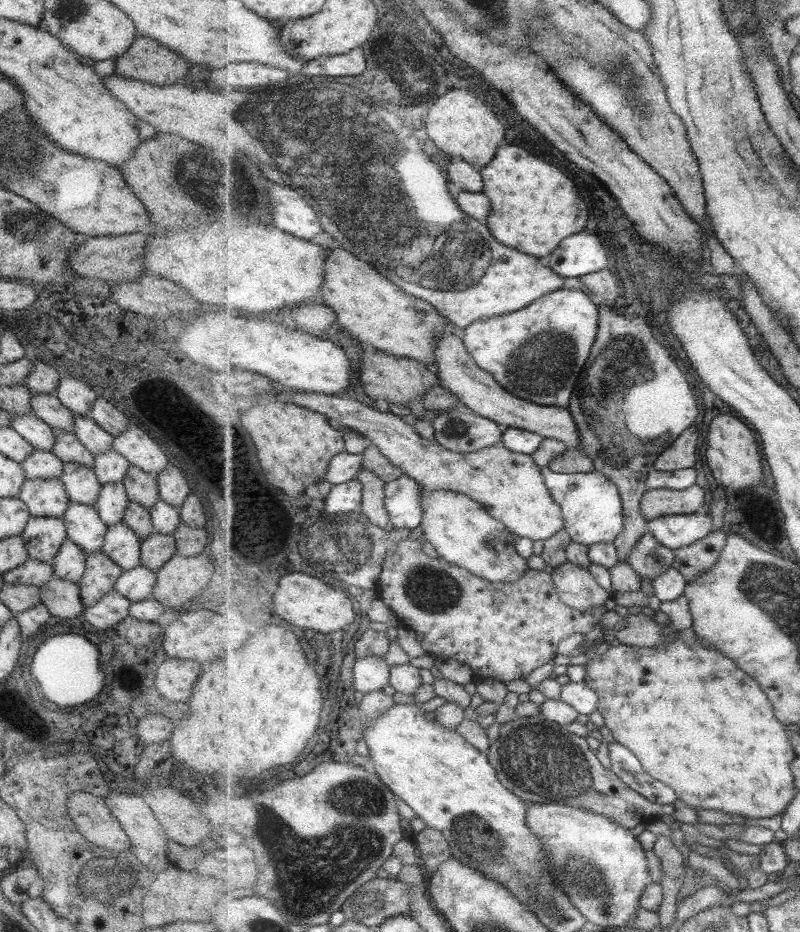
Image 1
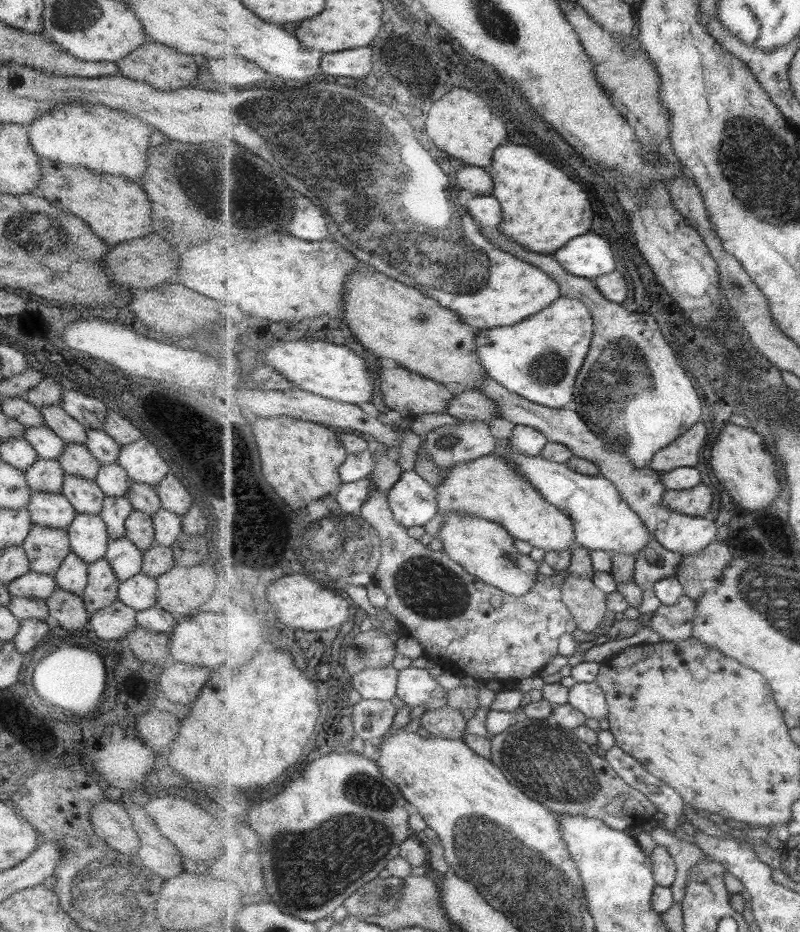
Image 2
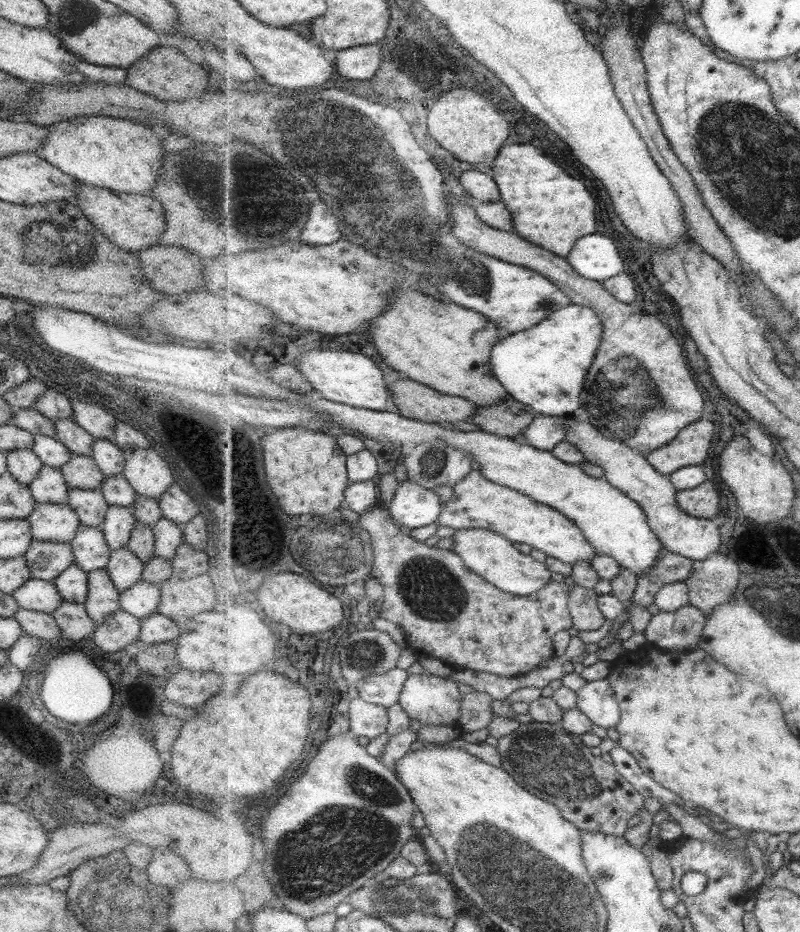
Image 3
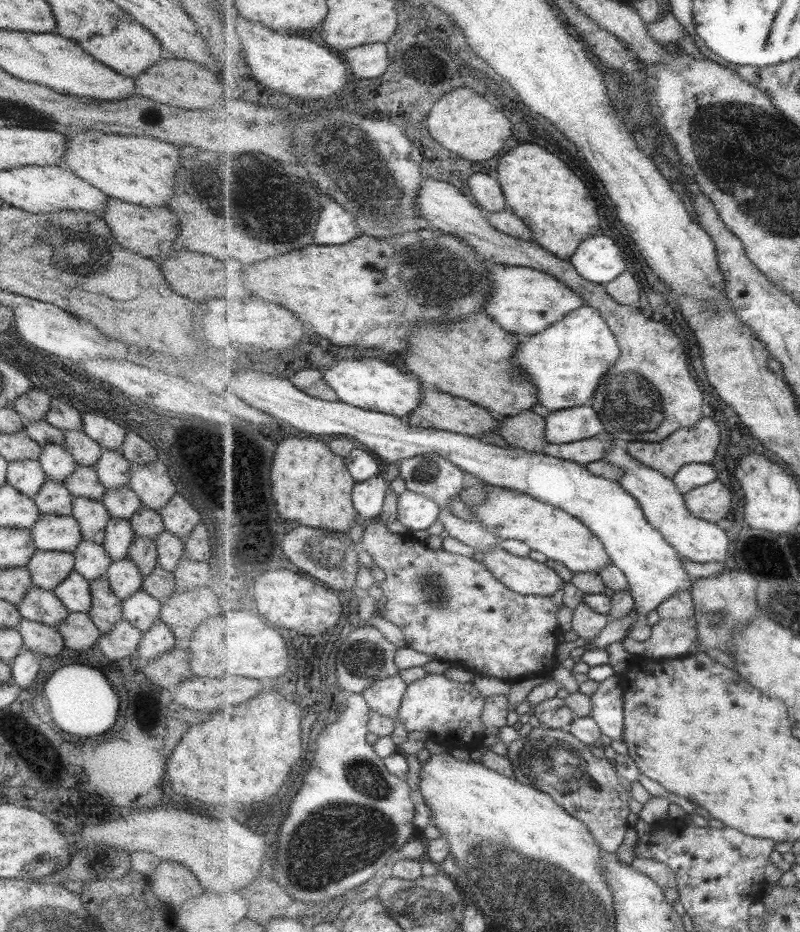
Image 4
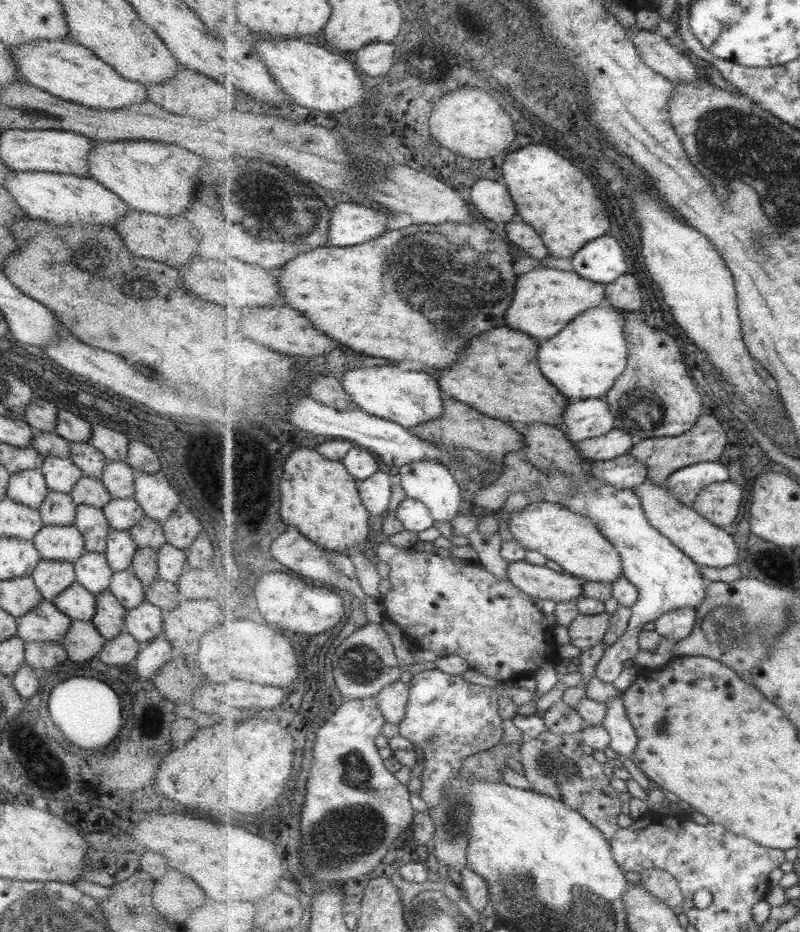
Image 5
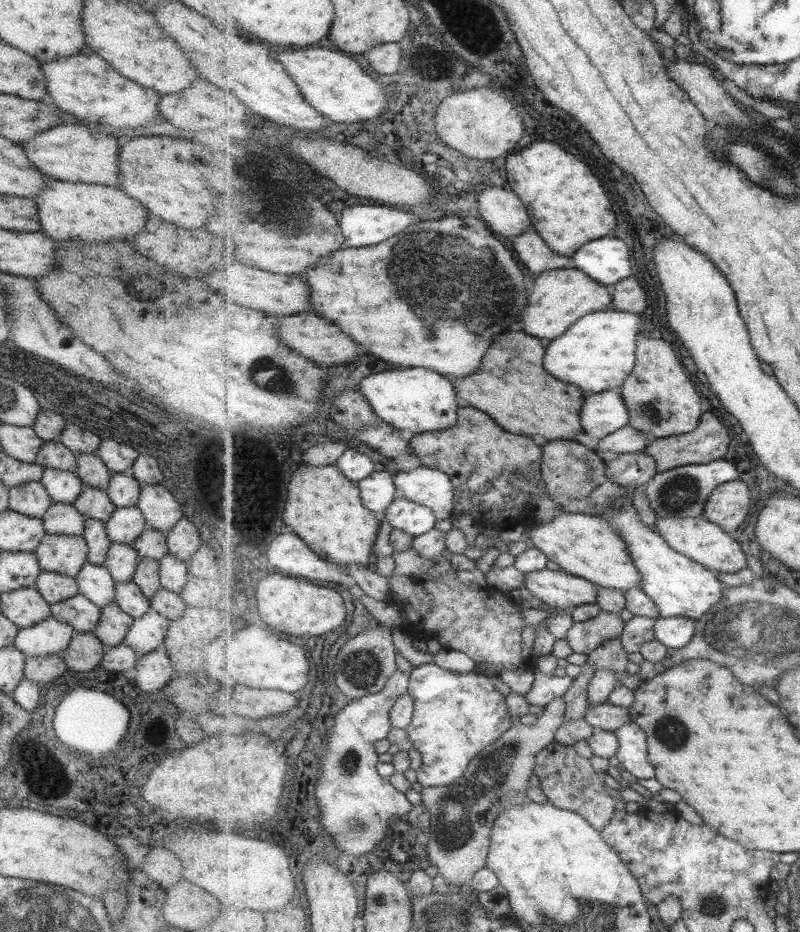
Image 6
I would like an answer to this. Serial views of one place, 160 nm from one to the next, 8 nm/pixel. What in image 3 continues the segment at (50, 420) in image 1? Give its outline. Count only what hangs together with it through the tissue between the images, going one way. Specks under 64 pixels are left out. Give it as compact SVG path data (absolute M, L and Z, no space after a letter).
M58 418L53 420L53 422L56 432L54 437L70 453L91 456L94 438L90 434L87 434L69 418Z

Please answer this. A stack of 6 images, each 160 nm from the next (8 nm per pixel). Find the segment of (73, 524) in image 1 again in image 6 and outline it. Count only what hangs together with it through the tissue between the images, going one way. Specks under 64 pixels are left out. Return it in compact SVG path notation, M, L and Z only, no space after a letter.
M86 562L74 577L79 594L85 596L100 610L114 603L113 589L115 582L111 579L107 568L102 564Z

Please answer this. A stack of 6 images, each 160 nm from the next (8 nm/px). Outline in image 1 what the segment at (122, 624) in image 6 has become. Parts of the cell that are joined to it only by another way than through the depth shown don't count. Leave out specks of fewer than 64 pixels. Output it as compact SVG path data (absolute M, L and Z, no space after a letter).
M100 550L86 553L85 570L79 581L82 606L89 607L110 592L121 572L121 568Z

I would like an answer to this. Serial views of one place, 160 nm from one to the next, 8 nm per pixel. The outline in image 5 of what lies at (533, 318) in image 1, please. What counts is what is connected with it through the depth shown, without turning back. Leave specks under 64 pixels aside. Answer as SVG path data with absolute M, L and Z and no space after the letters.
M608 303L586 310L572 320L559 336L541 344L542 373L571 402L604 398L628 367L630 348L626 339L629 329L625 328L626 323L623 312Z

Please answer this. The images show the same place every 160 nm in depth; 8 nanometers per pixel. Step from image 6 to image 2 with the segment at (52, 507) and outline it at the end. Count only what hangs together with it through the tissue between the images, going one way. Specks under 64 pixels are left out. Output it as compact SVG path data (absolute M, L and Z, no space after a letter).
M37 458L24 475L32 492L60 492L65 474L56 460Z

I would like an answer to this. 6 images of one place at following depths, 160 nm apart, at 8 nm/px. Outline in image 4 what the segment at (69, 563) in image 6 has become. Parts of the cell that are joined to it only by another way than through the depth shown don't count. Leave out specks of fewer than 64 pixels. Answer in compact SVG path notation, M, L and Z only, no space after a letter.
M40 514L30 528L37 550L73 553L82 536L78 522L72 516Z

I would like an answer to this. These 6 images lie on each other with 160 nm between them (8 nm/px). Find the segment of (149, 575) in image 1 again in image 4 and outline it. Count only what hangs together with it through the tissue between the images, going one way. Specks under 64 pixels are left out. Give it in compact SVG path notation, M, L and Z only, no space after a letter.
M139 590L122 601L122 620L125 620L142 633L159 617L162 603Z

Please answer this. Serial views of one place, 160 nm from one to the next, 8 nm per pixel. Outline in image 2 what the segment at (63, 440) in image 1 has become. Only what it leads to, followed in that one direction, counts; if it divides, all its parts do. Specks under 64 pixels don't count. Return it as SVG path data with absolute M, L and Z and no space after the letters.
M65 443L63 452L56 458L64 474L77 478L94 480L99 467L102 465L87 450L84 444Z

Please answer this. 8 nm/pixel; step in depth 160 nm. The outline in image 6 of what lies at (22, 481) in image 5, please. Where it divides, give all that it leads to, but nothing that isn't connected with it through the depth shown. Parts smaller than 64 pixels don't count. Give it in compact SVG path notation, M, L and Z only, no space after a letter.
M39 480L9 487L8 509L23 516L42 518L50 503L50 496Z

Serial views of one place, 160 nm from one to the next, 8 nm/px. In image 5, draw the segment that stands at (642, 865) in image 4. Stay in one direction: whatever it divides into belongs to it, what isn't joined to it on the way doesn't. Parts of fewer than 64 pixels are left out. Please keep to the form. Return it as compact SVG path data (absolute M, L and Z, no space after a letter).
M649 868L639 872L641 883L645 889L662 900L675 914L684 913L684 900L686 897L681 890L680 882L666 870L660 868Z

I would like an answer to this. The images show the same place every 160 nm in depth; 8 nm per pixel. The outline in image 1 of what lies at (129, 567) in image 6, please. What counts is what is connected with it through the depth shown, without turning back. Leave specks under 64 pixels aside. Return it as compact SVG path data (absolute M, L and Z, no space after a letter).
M122 482L101 484L97 498L91 504L98 517L107 525L119 524L128 500Z

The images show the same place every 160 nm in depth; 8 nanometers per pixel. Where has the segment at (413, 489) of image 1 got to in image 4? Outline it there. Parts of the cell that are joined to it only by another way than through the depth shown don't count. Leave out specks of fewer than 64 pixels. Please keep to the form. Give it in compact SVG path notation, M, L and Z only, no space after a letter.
M408 489L400 494L398 502L399 522L408 531L428 530L439 522L442 508L430 496L425 496Z

